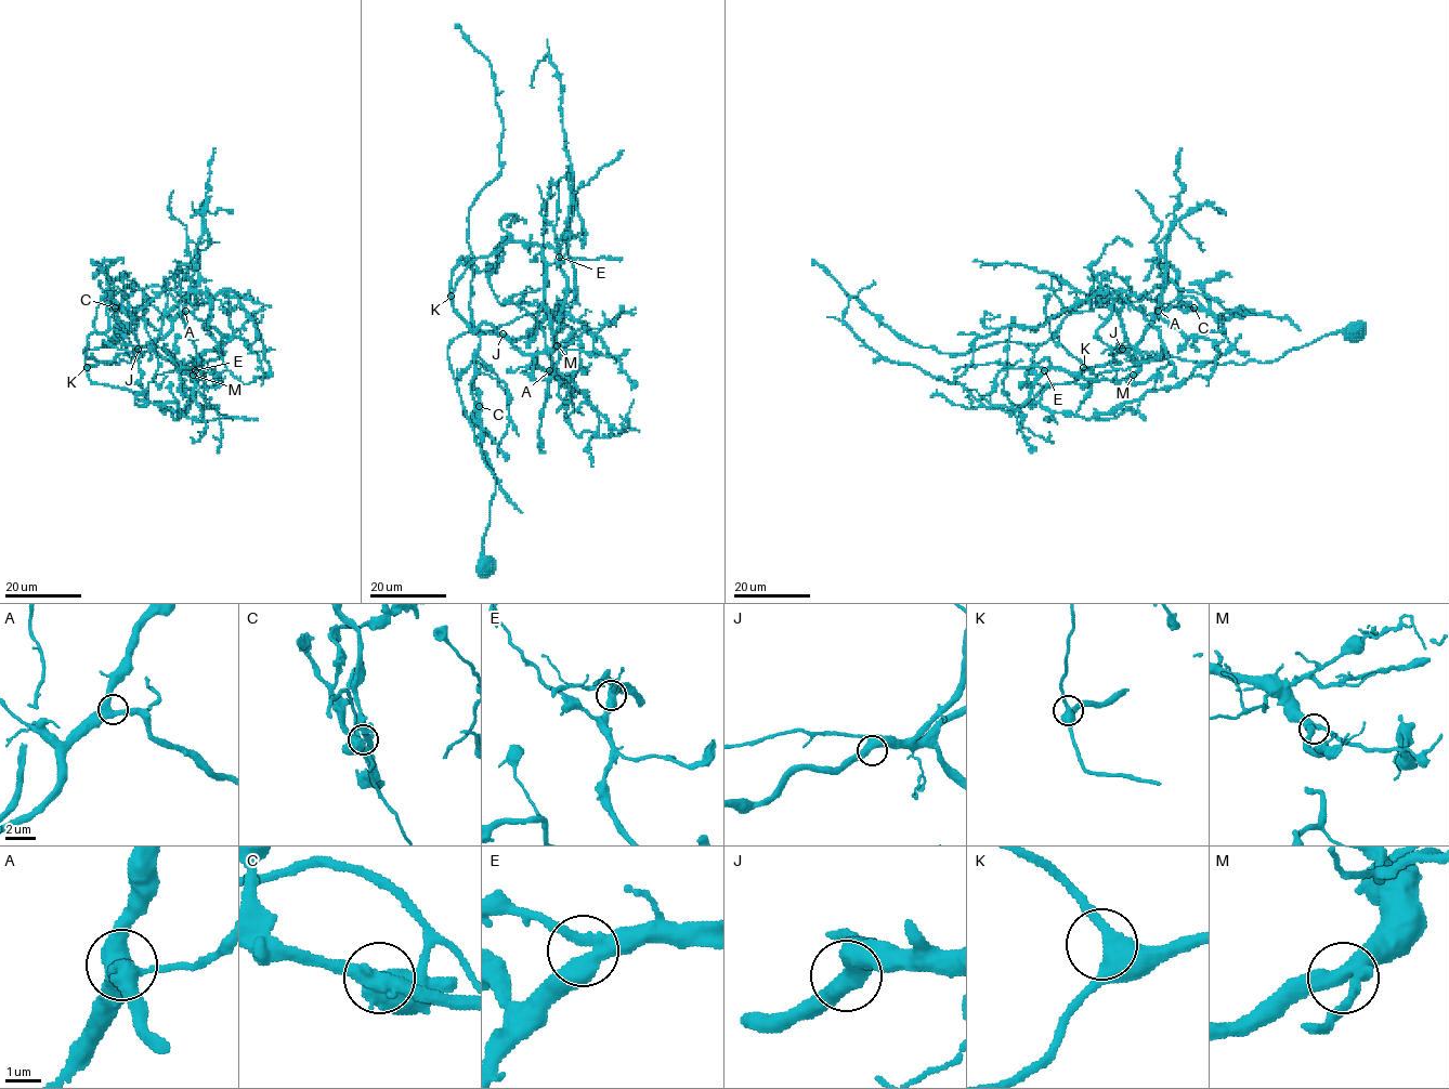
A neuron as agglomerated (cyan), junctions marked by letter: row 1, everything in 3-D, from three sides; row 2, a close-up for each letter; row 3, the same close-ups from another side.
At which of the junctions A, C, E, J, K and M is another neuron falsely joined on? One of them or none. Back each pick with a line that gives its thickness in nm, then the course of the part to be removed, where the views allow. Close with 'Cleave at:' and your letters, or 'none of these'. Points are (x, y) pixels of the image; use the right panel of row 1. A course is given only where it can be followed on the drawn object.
C: 500 nm | (1193, 307), (1227, 318), (1241, 311), (1265, 313), (1289, 318), (1301, 330)
Cleave at: C

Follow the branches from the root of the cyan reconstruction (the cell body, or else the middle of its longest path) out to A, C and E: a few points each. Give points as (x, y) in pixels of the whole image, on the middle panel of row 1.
A: (483, 566), (495, 475), (475, 441), (447, 348), (465, 332), (488, 331), (505, 336), (549, 370)
C: (483, 566), (495, 475), (447, 348), (500, 333), (454, 307), (459, 264), (473, 271), (479, 406)
E: (483, 566), (495, 475), (447, 348), (481, 330), (505, 336), (522, 353), (547, 353), (565, 294), (559, 257)

